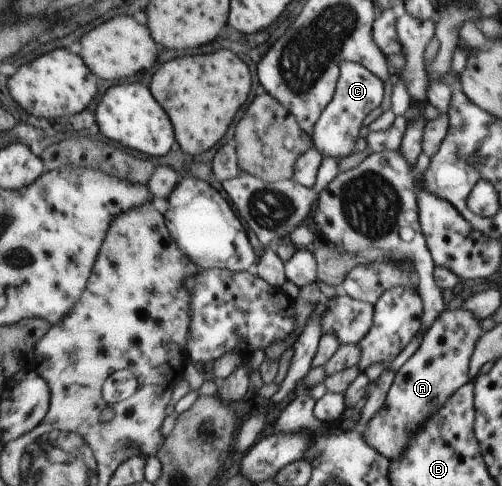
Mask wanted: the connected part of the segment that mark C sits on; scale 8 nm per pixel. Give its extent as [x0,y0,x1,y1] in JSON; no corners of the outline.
[312,61,383,161]

